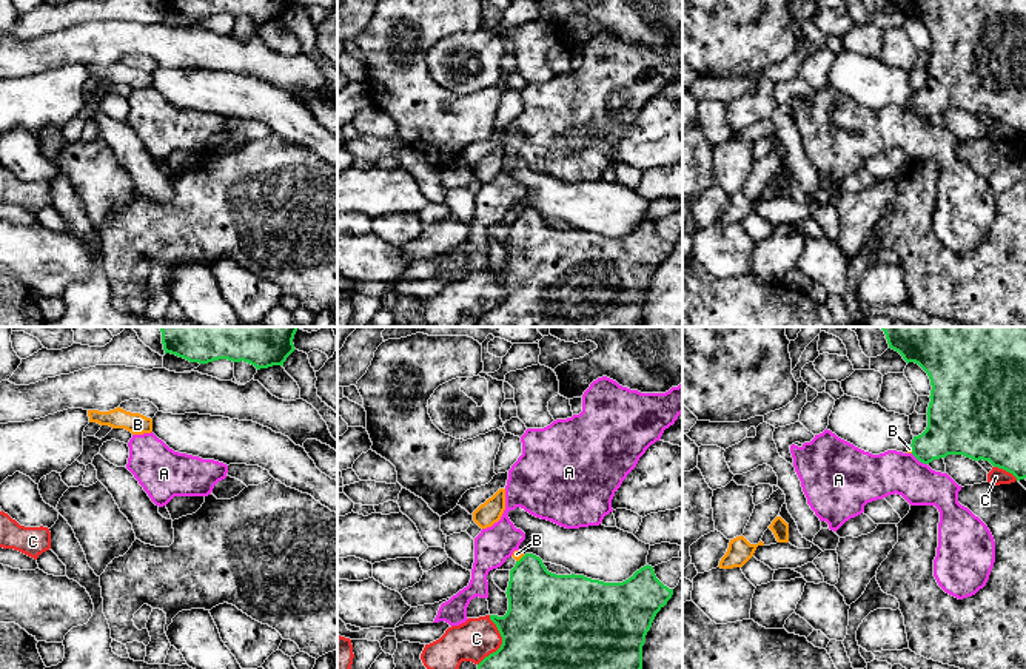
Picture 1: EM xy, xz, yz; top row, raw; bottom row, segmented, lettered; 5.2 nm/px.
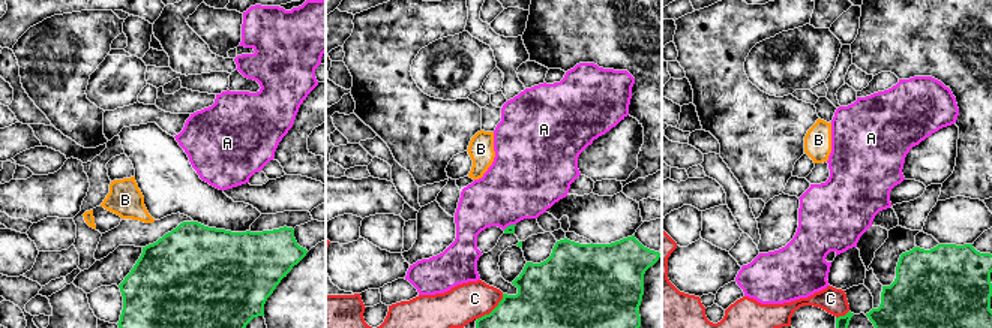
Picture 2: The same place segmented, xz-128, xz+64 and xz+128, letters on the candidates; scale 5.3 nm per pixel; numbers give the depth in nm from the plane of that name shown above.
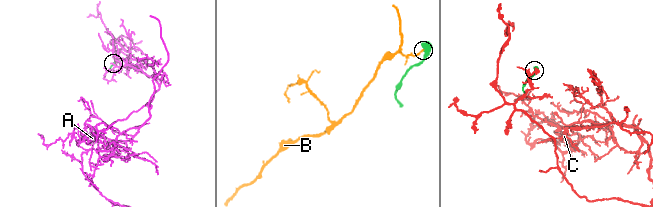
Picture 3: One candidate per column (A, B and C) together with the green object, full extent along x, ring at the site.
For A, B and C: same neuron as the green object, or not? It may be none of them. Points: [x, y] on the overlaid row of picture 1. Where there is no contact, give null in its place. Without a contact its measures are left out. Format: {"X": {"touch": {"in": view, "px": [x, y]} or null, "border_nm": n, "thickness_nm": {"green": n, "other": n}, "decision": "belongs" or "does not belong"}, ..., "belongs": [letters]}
{"A": {"touch": {"in": "yz", "px": [918, 460]}, "border_nm": 110, "thickness_nm": {"green": 280, "other": 240}, "decision": "does not belong"}, "B": {"touch": {"in": "xz", "px": [521, 558]}, "border_nm": 60, "thickness_nm": {"green": 320, "other": 50}, "decision": "does not belong"}, "C": {"touch": {"in": "xz", "px": [502, 642]}, "border_nm": 280, "thickness_nm": {"green": 440, "other": 220}, "decision": "does not belong"}, "belongs": []}

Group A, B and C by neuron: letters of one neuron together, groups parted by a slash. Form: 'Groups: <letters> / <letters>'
Groups: A / B / C

